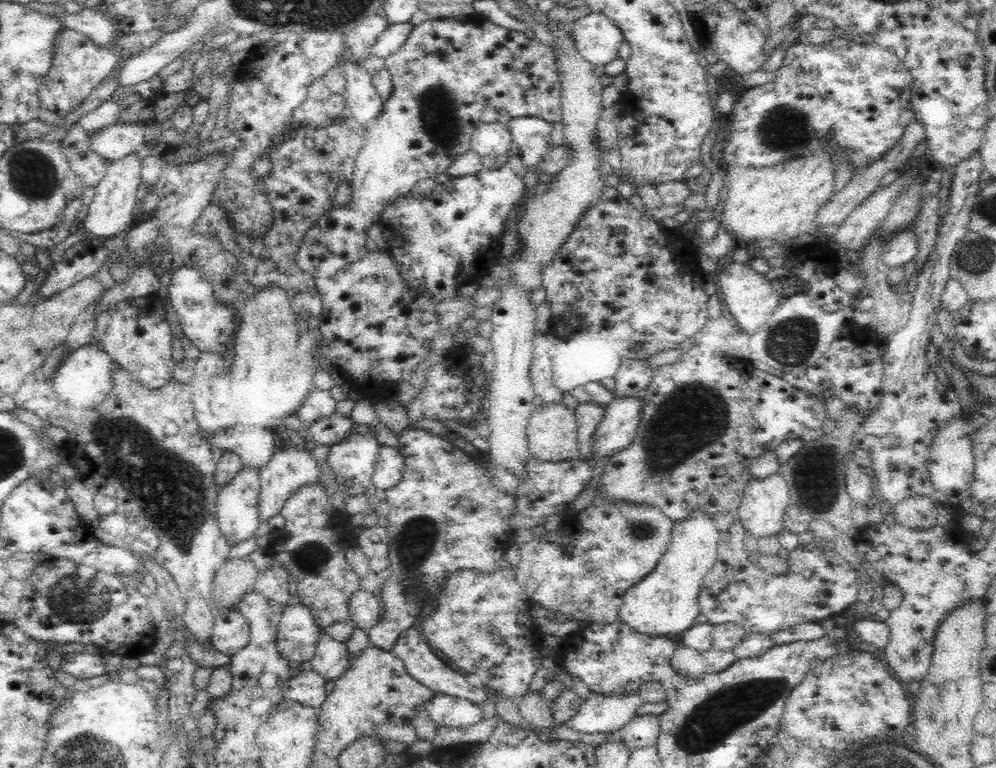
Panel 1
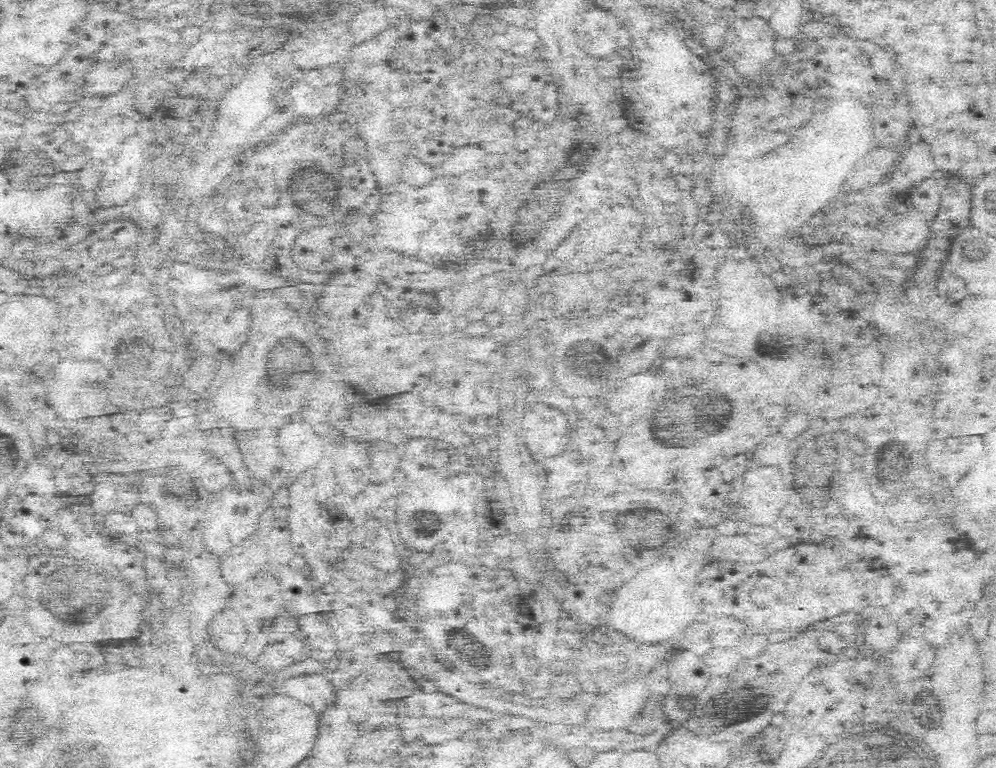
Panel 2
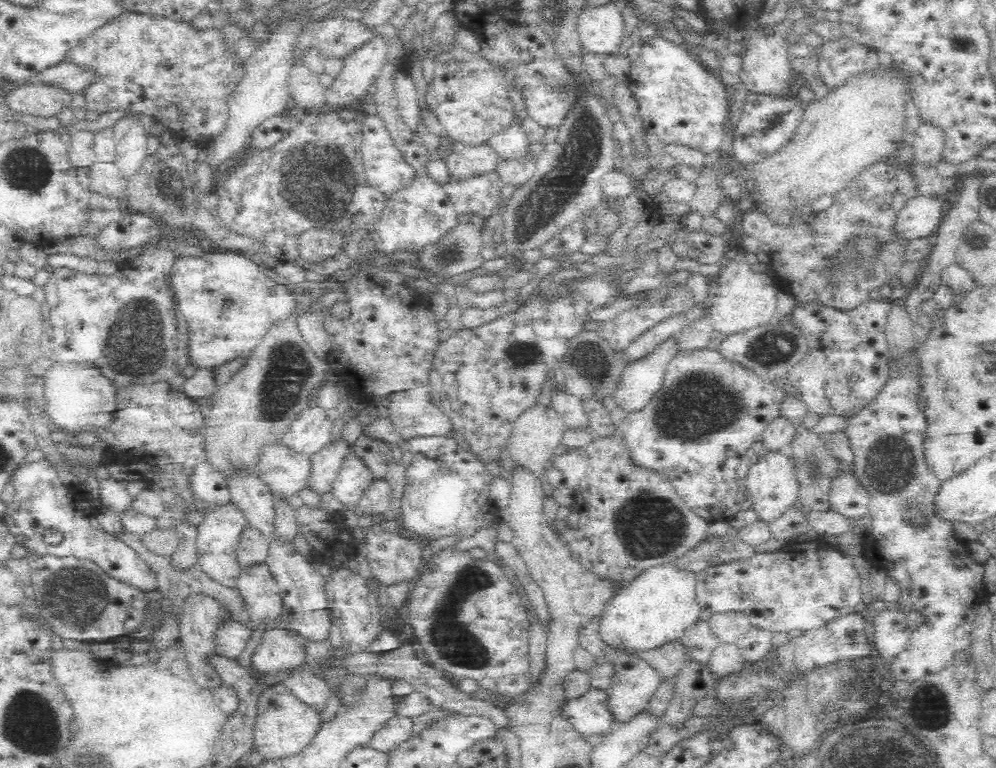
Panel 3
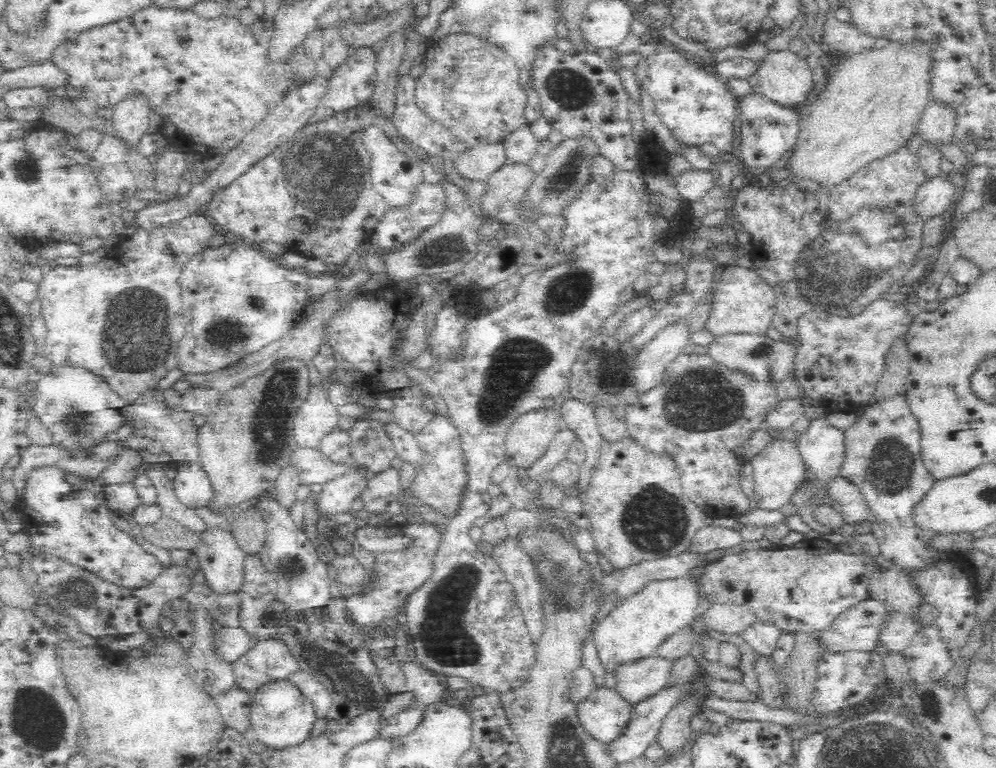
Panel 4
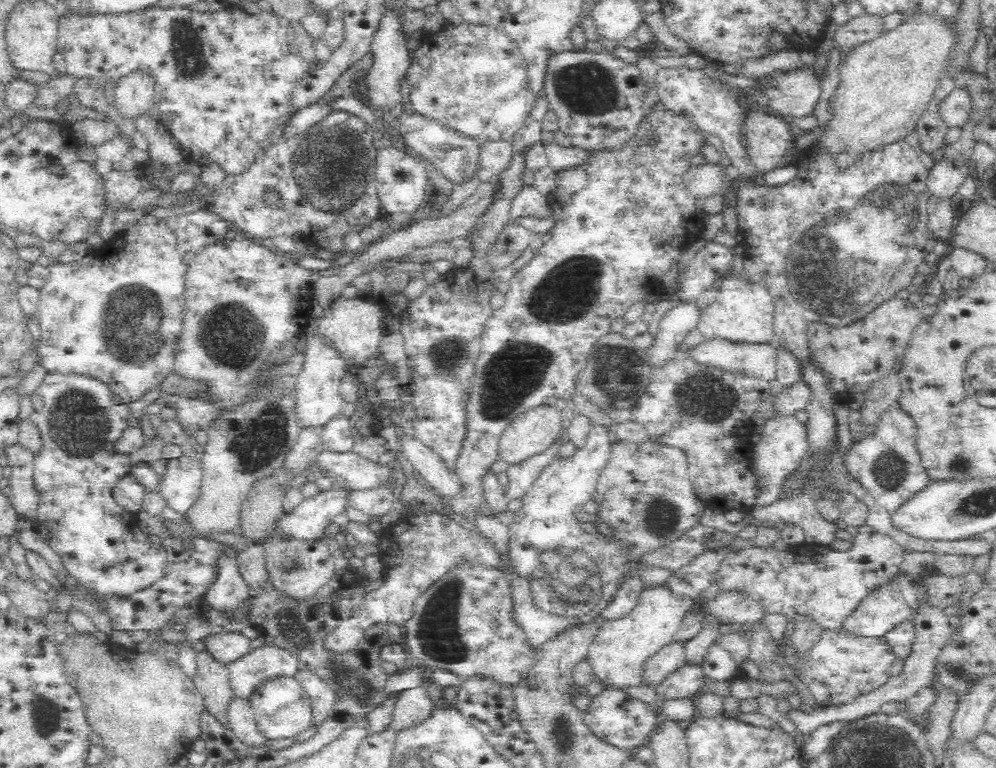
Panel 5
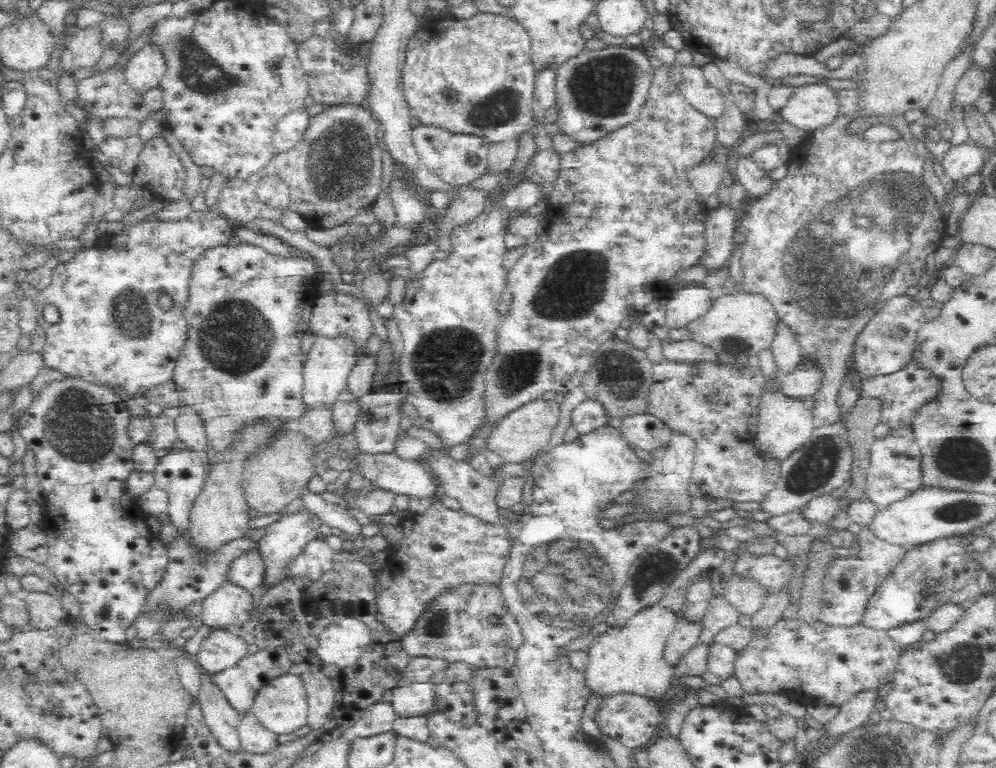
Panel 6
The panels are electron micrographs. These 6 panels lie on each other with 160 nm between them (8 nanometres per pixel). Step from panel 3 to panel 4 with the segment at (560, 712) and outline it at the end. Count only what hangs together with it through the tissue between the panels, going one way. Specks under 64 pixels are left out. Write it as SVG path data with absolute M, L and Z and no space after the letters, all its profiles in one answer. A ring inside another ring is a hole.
M602 684L586 700L576 703L577 720L590 737L604 744L622 733L629 722L631 707L614 689Z

